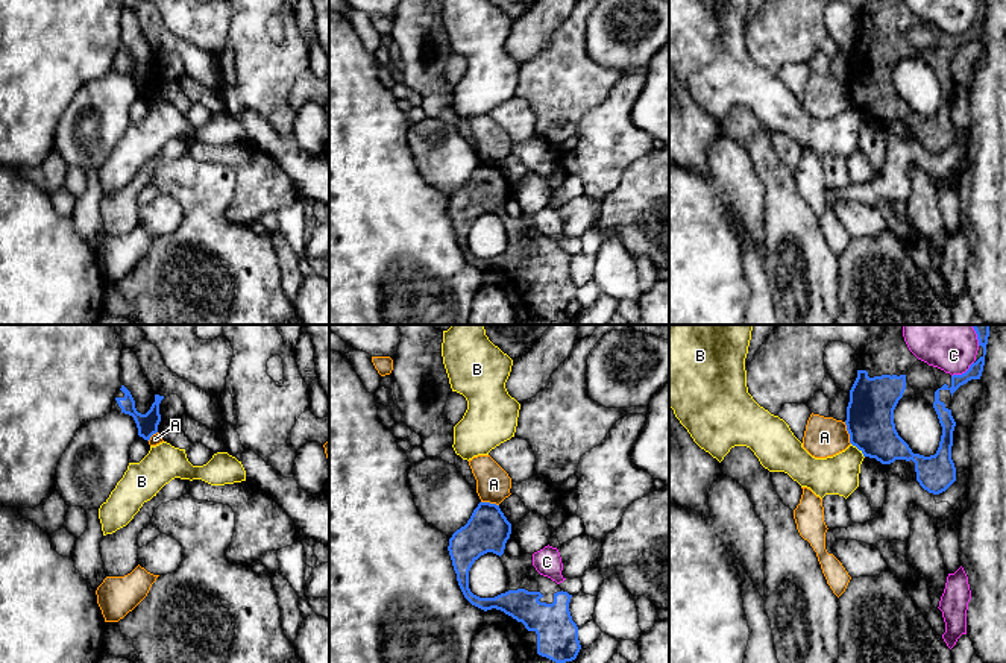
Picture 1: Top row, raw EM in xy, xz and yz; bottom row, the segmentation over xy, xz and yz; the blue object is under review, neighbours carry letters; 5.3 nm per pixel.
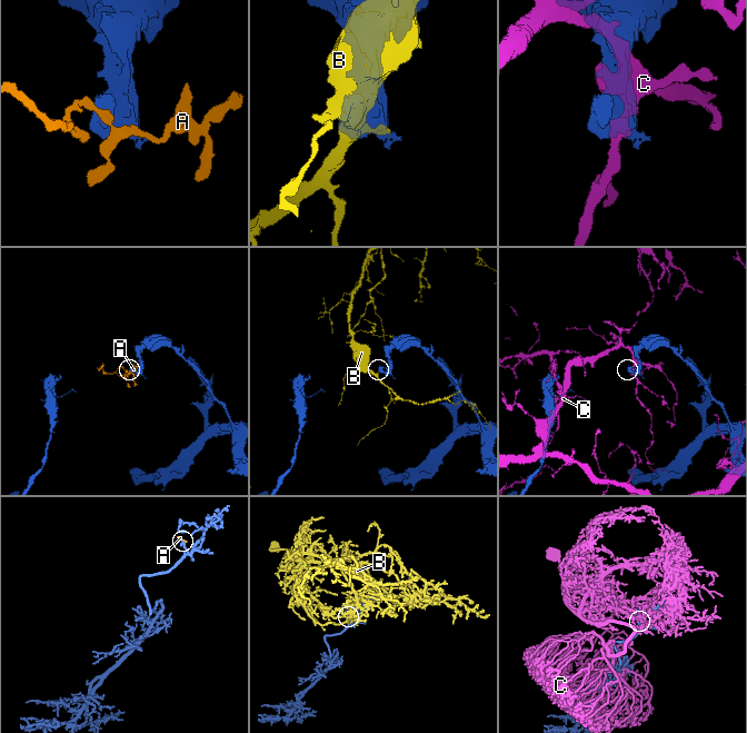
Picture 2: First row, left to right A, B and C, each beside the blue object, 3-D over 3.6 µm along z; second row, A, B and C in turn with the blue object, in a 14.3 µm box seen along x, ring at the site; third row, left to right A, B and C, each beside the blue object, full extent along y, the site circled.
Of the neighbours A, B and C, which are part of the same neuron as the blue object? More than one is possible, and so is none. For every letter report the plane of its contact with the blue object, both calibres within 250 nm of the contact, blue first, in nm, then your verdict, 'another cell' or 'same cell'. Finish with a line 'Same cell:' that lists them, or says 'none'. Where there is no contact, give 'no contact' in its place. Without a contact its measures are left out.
A: yz | 260/220 nm | another cell
B: yz | 260/200 nm | another cell
C: yz | 80/340 nm | another cell
Same cell: none

